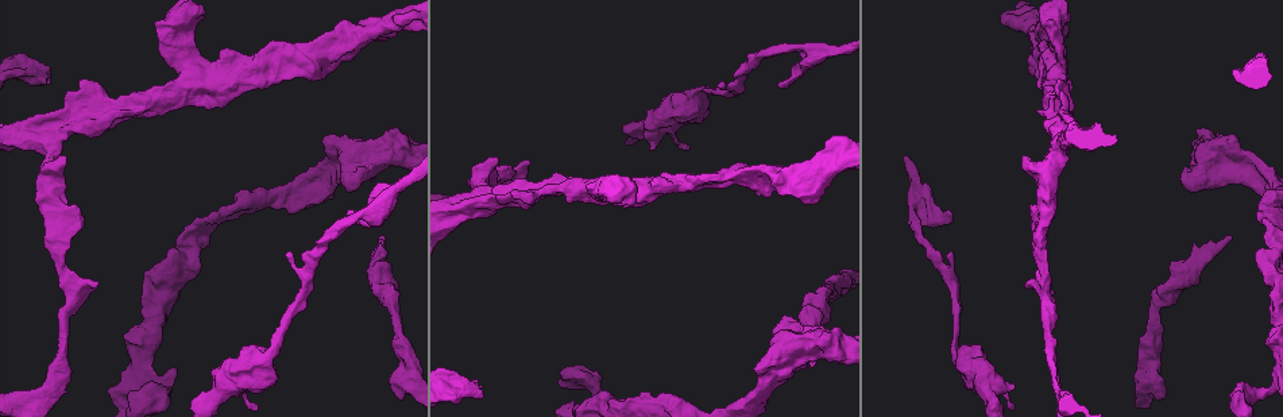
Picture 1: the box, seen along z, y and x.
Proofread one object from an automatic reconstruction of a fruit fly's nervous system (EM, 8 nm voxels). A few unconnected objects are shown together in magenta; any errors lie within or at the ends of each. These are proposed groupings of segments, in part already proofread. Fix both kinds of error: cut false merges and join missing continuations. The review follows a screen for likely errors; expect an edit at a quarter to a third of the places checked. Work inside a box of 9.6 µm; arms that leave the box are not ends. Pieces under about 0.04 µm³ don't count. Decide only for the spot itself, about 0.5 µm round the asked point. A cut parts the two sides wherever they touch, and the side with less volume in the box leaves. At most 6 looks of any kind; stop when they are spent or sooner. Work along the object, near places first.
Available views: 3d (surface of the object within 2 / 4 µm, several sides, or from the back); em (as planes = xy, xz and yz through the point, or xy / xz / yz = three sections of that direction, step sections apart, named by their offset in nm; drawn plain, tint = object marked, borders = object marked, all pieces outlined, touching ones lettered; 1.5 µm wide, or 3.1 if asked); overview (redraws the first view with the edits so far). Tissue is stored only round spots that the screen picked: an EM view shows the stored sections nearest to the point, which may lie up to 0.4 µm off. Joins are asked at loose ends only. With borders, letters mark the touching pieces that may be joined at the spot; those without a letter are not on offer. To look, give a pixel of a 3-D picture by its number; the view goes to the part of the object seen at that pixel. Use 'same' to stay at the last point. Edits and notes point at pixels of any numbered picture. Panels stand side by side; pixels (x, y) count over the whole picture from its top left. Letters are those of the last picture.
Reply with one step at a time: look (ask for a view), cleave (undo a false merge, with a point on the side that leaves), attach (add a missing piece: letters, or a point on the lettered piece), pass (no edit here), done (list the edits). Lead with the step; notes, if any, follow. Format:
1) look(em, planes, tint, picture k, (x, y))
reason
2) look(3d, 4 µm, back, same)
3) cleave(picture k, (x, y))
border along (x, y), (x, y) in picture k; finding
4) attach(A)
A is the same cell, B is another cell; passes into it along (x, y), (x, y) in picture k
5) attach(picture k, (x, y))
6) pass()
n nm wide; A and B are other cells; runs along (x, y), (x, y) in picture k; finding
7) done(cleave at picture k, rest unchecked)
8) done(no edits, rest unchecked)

look(em, xz, step 8, borders, picture 1, (278, 345))
sudden change in width

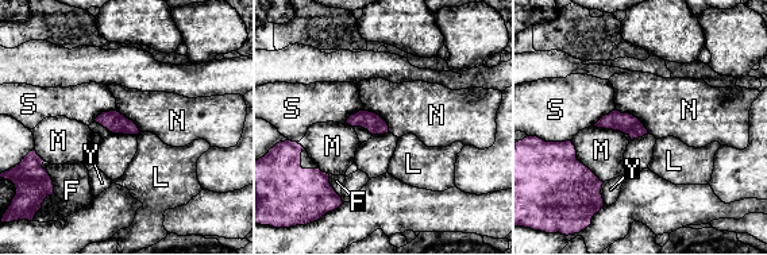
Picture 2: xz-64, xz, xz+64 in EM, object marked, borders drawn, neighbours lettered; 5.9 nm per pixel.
pass()
F, L, M, N, S and Y are other cells; border along (616, 108), (632, 114), (648, 132) in picture 2; continuous, no second neuron

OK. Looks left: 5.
look(3d, 2 µm, picture 1, (778, 83))
branch stops here

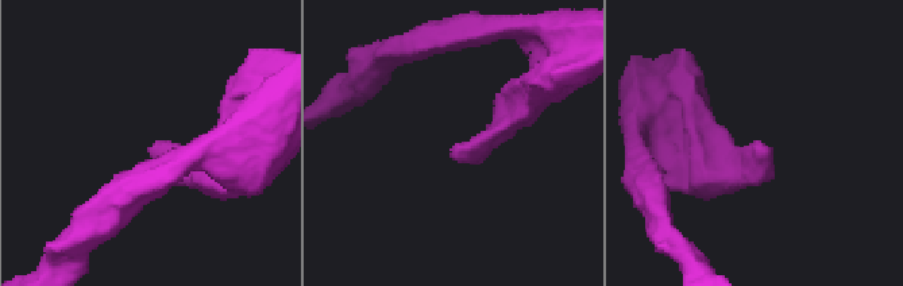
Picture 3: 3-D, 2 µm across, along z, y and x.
look(em, planes, borders, picture 3, (454, 148))

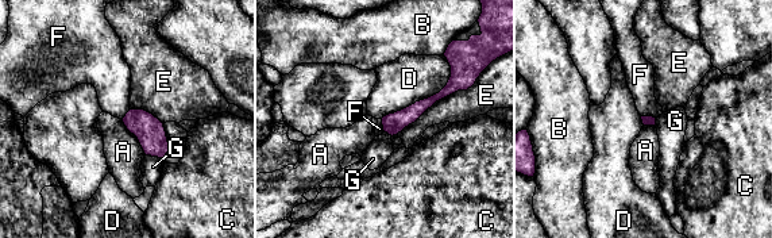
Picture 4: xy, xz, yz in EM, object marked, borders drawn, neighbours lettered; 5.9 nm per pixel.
pass()
E touches over 600 nm; A, B, C, D, E, F and G are other cells; border along (447, 58), (437, 92), (381, 118) in picture 4; none of them fits

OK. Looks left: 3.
look(3d, 2 µm, picture 1, (202, 14))
thick end

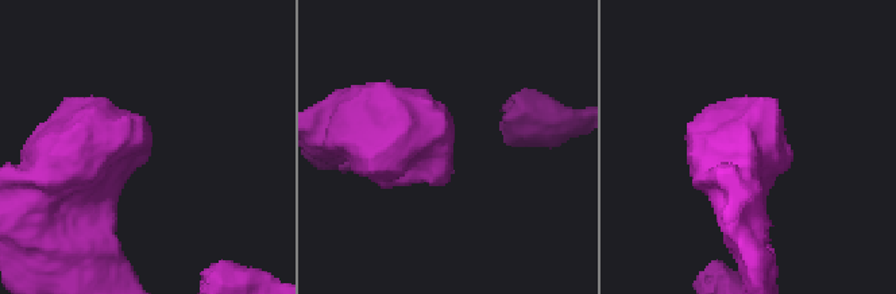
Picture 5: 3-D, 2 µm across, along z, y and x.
look(em, yz, step 8, tint, picture 5, (147, 150))
need the tissue

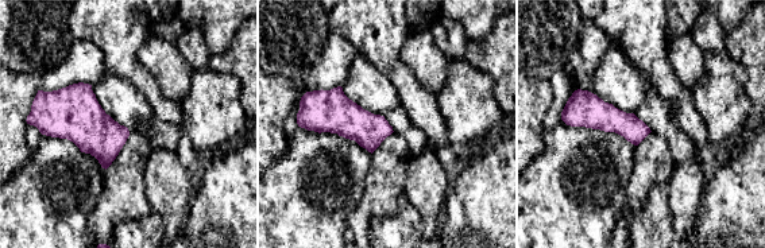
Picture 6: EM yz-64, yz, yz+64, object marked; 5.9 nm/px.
look(em, planes, borders, same)
another direction

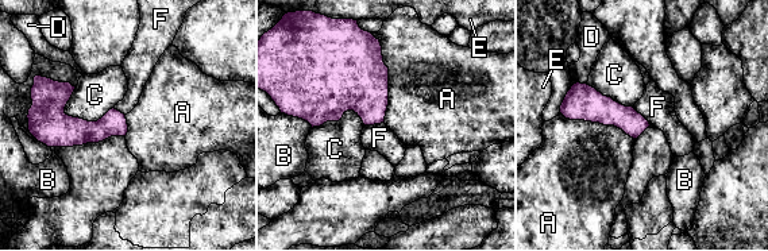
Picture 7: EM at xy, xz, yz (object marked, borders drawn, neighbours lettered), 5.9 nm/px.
pass()
A, B, C, D, E and F are other cells; border along (370, 33), (388, 68), (385, 122) in picture 7; none of them fits

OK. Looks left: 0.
done(no edits, rest unchecked)

